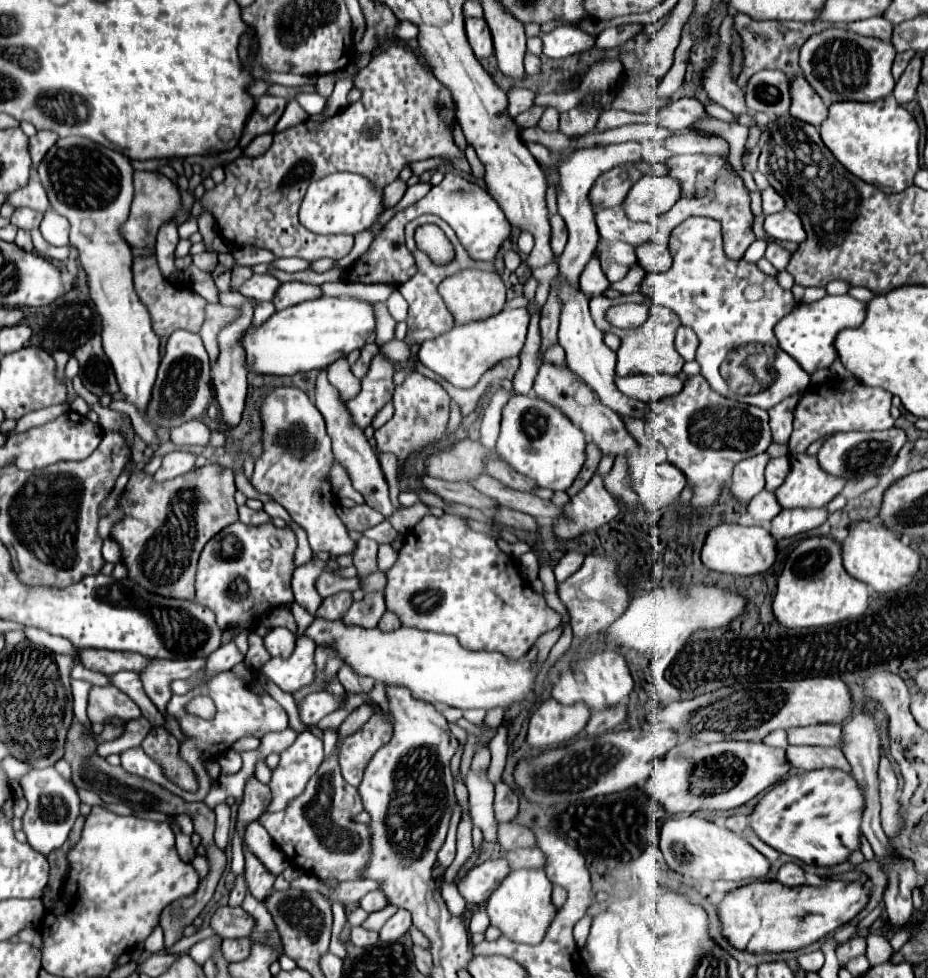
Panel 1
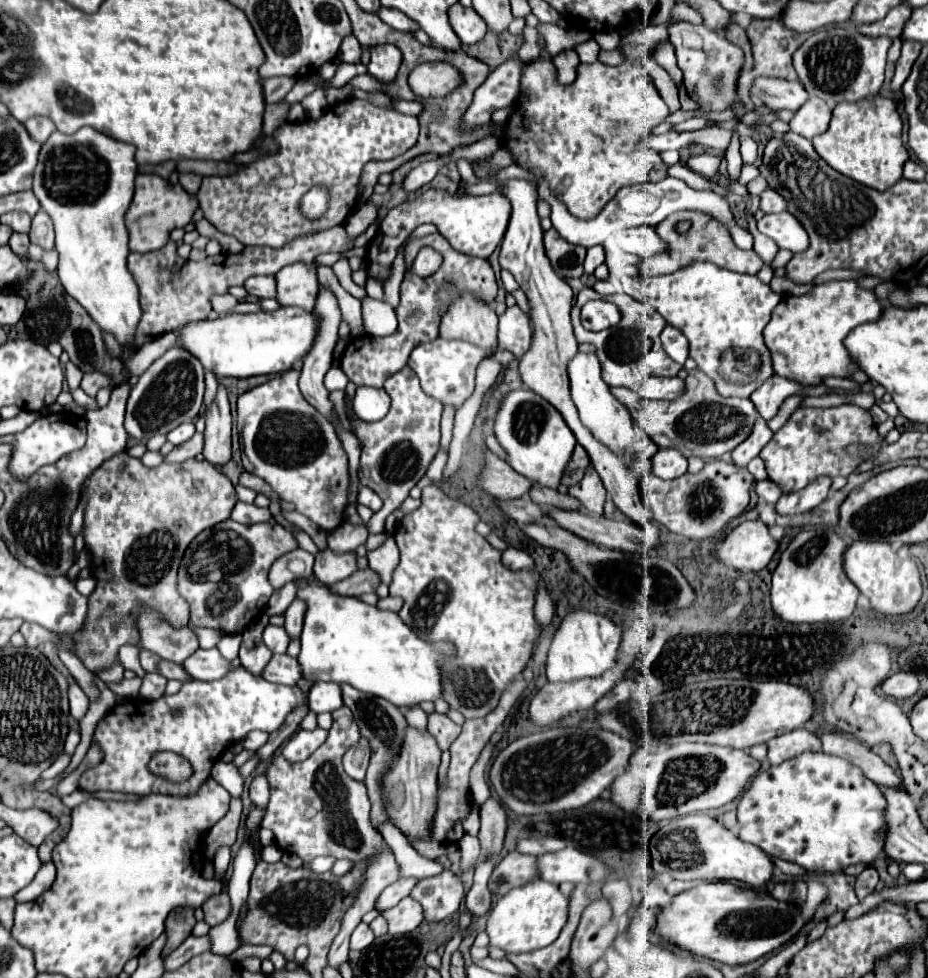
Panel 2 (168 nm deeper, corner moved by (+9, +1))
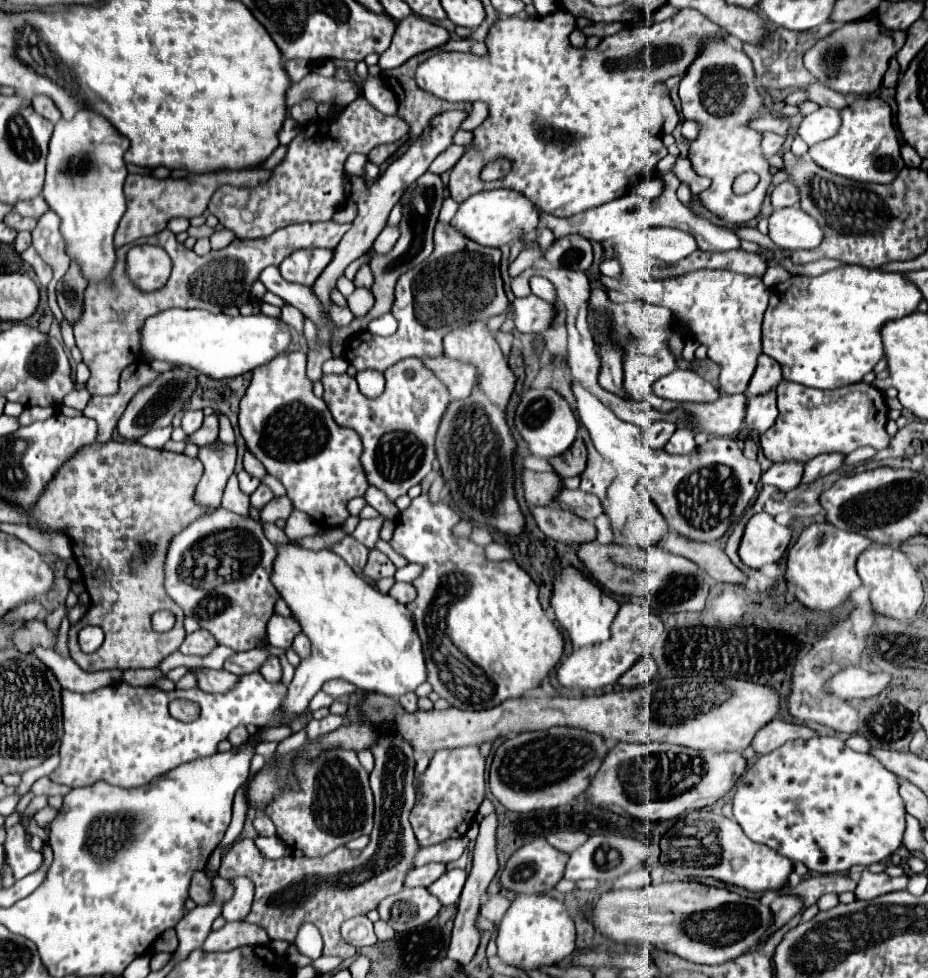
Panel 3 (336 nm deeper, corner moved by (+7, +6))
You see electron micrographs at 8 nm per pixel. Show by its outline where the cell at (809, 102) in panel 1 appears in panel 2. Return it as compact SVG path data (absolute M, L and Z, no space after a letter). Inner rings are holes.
M812 96L802 108L796 110L794 118L790 120L790 130L812 140L812 136L822 134L828 128L830 118L832 118L832 110L828 108L828 104Z

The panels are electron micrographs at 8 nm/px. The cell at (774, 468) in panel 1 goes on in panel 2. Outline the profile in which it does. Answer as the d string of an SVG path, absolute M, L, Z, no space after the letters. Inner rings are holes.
M756 456L750 464L748 464L748 472L754 476L754 480L766 480L766 464L760 456Z

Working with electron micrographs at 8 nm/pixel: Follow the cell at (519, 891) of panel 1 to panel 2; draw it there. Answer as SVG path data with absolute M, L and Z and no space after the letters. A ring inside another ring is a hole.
M532 880L530 884L512 888L506 896L492 904L486 916L486 934L492 946L504 952L532 952L552 944L568 918L568 898L556 884L544 880Z

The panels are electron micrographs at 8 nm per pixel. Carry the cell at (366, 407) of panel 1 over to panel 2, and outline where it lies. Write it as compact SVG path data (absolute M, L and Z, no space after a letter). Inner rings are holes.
M438 232L428 234L428 236L432 236L432 248L436 248L444 256L444 264L430 278L420 278L414 272L406 272L404 282L400 286L400 304L396 308L398 330L392 336L374 338L374 336L366 334L366 336L358 336L348 342L348 346L342 354L342 360L340 360L340 368L350 378L350 382L354 382L356 386L382 388L386 378L390 378L392 374L396 374L398 370L402 370L406 366L406 360L408 360L410 352L414 350L414 346L434 340L438 336L444 302L448 308L448 304L460 292L472 292L474 296L478 296L490 304L496 298L496 278L494 278L494 270L488 264L488 260L456 252L448 244L448 240Z

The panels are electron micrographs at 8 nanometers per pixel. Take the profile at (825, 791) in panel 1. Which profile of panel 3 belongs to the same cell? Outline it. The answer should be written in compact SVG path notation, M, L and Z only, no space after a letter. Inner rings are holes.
M812 737L812 739L794 739L784 743L782 747L778 747L776 751L768 753L768 755L760 755L748 769L746 773L738 779L736 785L736 793L734 793L734 819L738 821L738 825L742 827L742 831L746 833L746 837L750 837L756 843L768 845L770 849L774 849L778 855L784 855L788 859L792 859L794 863L804 863L810 871L816 873L844 873L848 871L852 865L872 865L878 861L888 859L900 845L902 845L902 835L906 829L906 811L904 811L904 801L898 793L898 779L892 771L888 771L876 757L868 755L868 753L858 753L852 751L850 747L846 747L846 743L838 737Z

